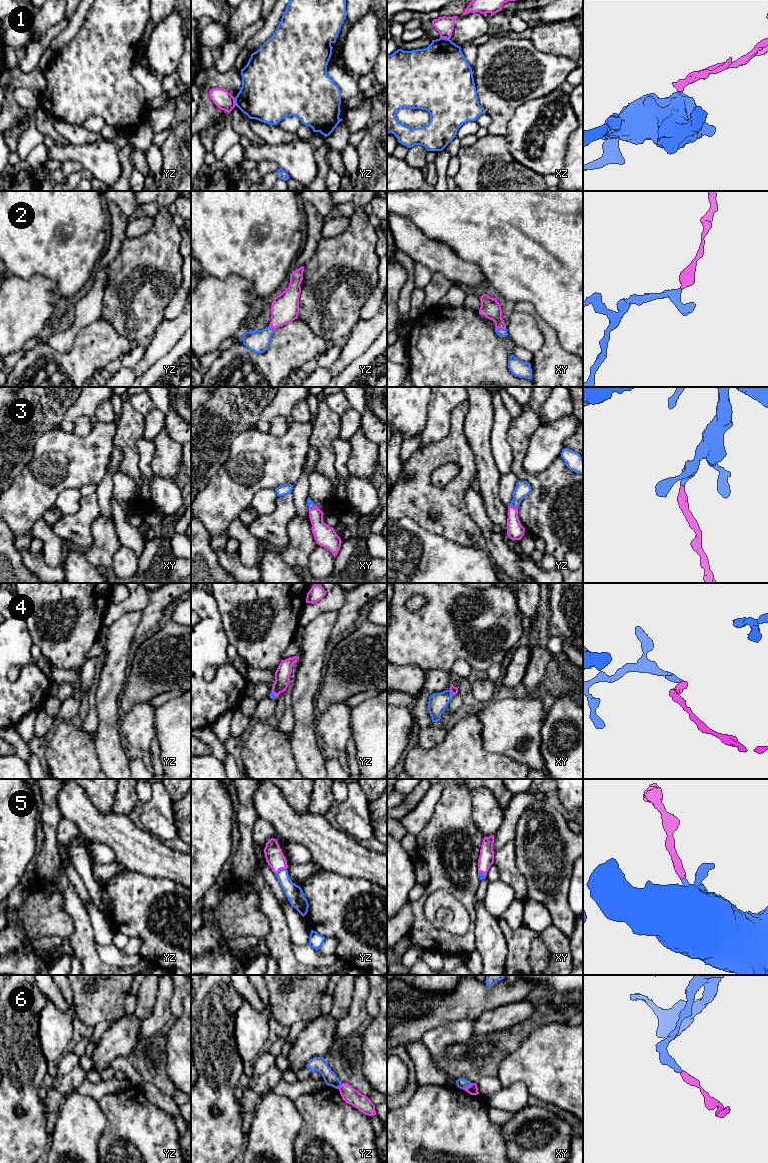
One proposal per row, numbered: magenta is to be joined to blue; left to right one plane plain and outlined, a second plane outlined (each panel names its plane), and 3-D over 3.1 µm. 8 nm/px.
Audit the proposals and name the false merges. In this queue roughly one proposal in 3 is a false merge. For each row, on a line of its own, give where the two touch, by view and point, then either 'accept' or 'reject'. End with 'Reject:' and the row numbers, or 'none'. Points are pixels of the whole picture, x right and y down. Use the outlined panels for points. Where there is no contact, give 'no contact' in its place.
1: meets blue in xz at (445, 38); reject
2: meets blue in xy at (500, 328); accept
3: meets blue in yz at (513, 506); accept
4: meets blue in xy at (451, 693); accept
5: meets blue in yz at (281, 869); accept
6: meets blue in xy at (467, 1086); reject
Reject: 1, 6

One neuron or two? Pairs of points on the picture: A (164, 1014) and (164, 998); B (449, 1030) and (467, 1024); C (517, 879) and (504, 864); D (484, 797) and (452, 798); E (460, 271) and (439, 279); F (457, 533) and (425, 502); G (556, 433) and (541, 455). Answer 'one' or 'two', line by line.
A: one
B: one
C: one
D: two
E: two
F: one
G: one

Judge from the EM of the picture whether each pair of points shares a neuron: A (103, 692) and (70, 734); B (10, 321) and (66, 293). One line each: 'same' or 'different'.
A: different
B: different

